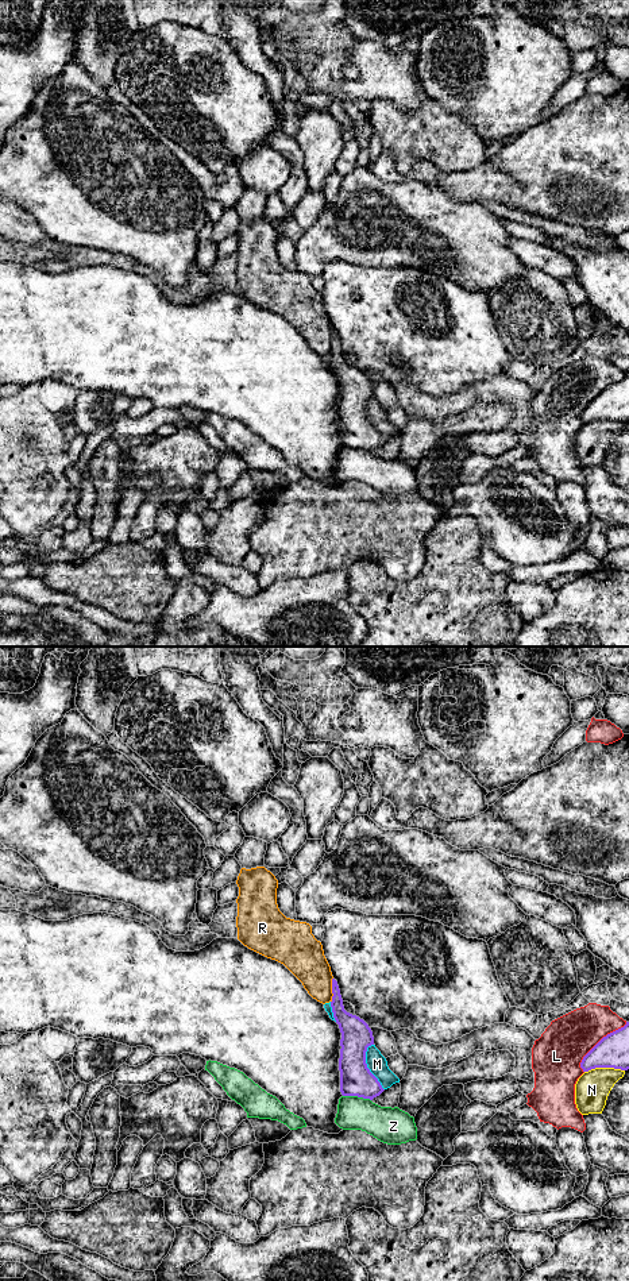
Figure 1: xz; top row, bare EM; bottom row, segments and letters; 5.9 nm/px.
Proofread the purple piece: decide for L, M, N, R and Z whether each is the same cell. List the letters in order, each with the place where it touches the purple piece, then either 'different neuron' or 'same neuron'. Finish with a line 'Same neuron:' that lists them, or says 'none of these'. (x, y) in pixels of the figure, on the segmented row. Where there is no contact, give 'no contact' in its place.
L: xz (597, 1044) | different neuron
M: xz (366, 1067) | different neuron
N: xz (604, 1067) | different neuron
R: xz (332, 990) | different neuron
Z: xz (357, 1095) | different neuron
Same neuron: none of these

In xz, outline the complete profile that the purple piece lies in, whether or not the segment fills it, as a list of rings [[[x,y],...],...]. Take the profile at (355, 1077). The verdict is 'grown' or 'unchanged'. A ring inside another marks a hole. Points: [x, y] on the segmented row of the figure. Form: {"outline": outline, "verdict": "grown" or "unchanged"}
{"outline": [[[332,979],[332,1012],[339,1025],[340,1039],[340,1092],[343,1096],[358,1096],[373,1100],[385,1089],[366,1064],[367,1047],[374,1045],[373,1031],[356,1015],[344,1010],[337,981]]], "verdict": "unchanged"}

